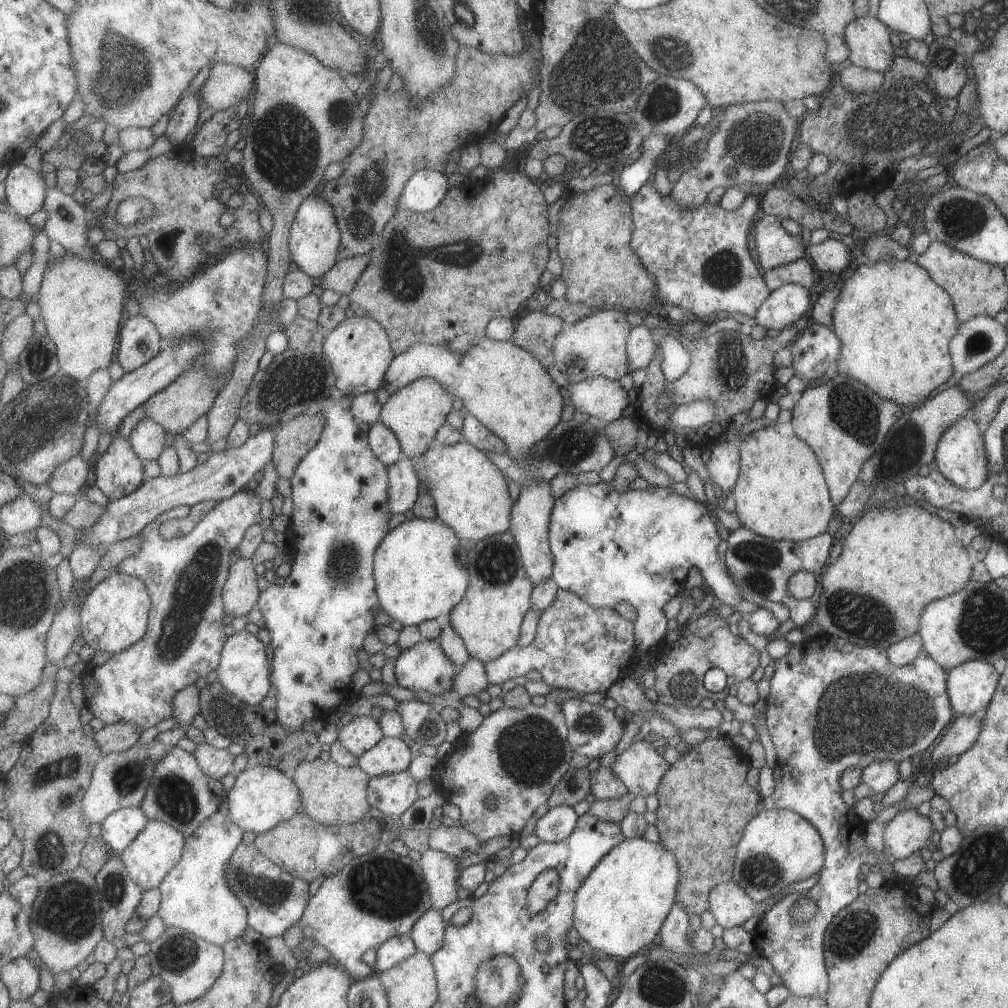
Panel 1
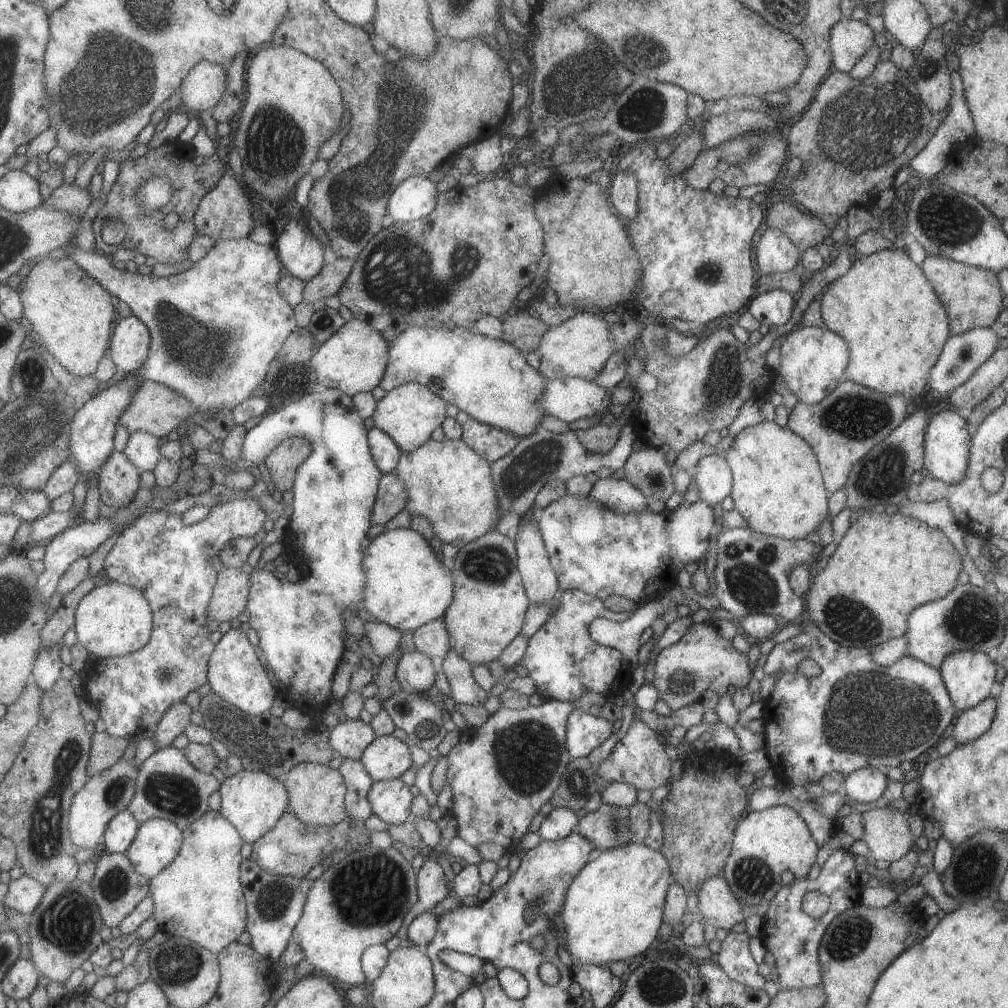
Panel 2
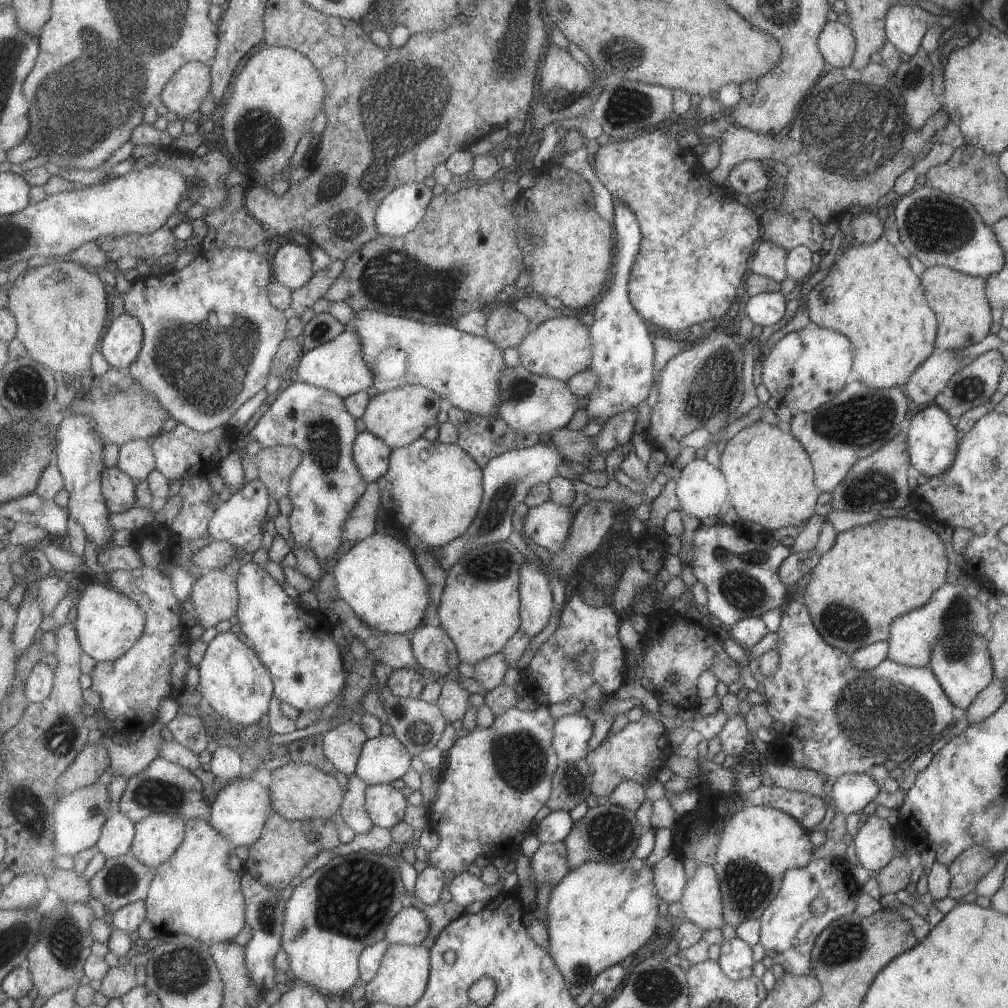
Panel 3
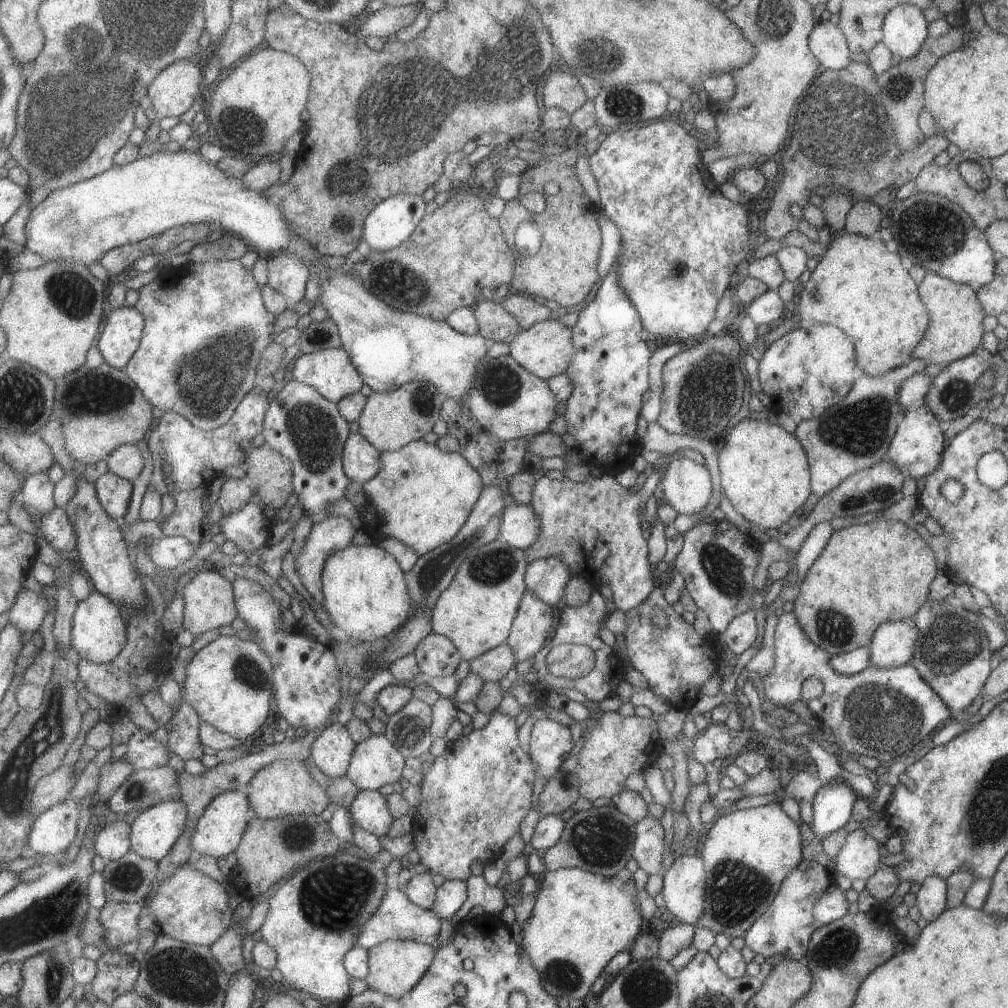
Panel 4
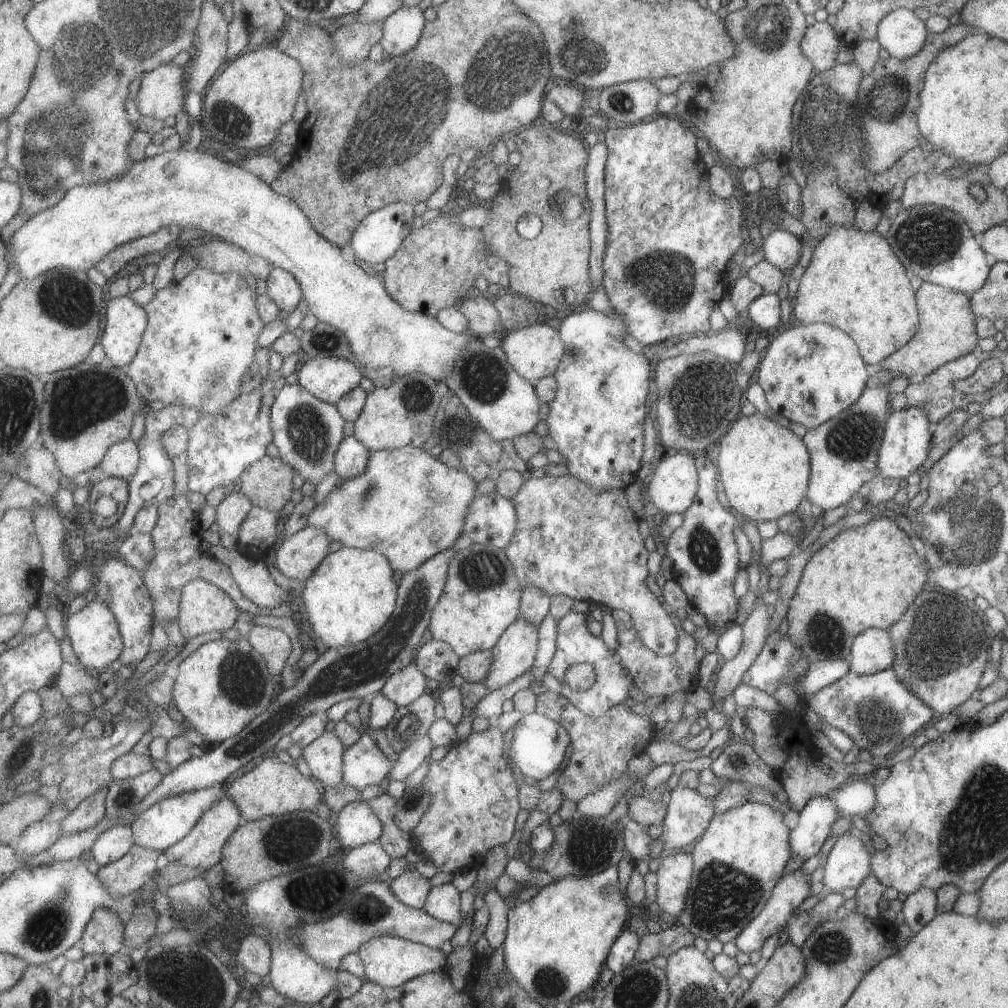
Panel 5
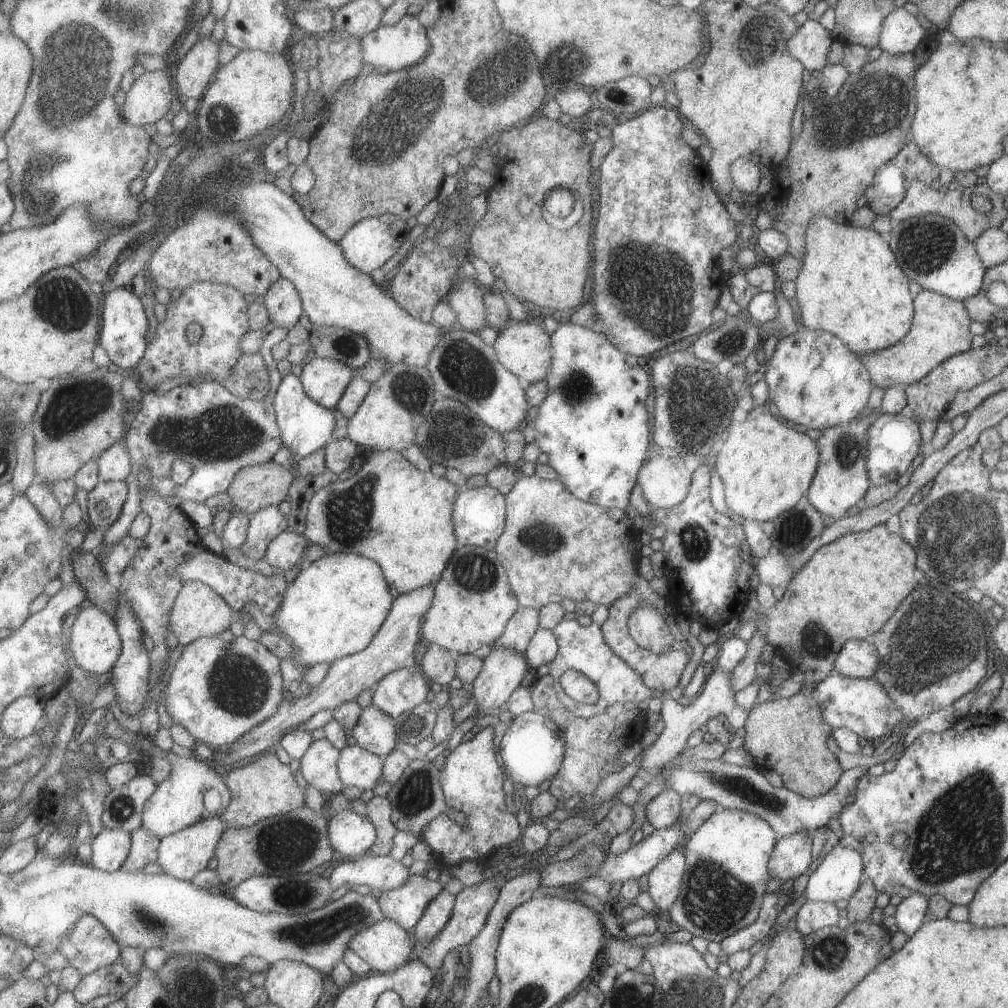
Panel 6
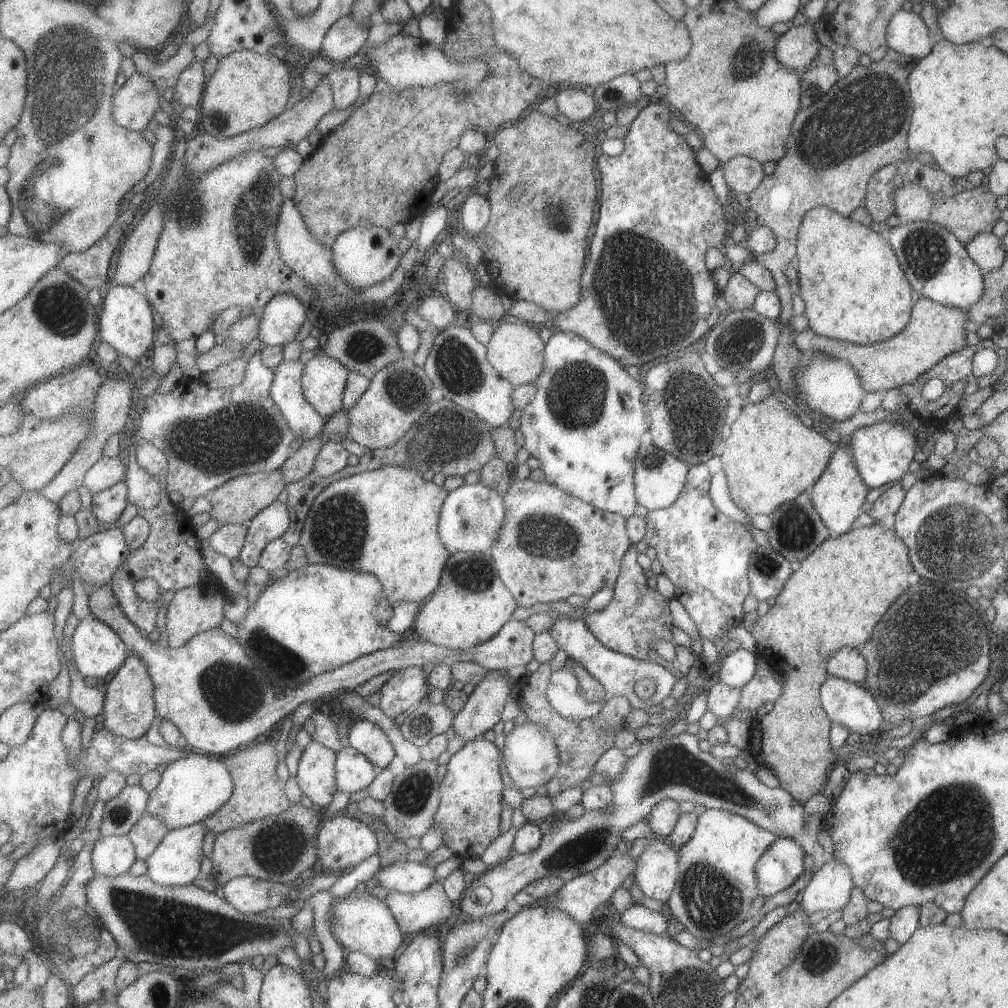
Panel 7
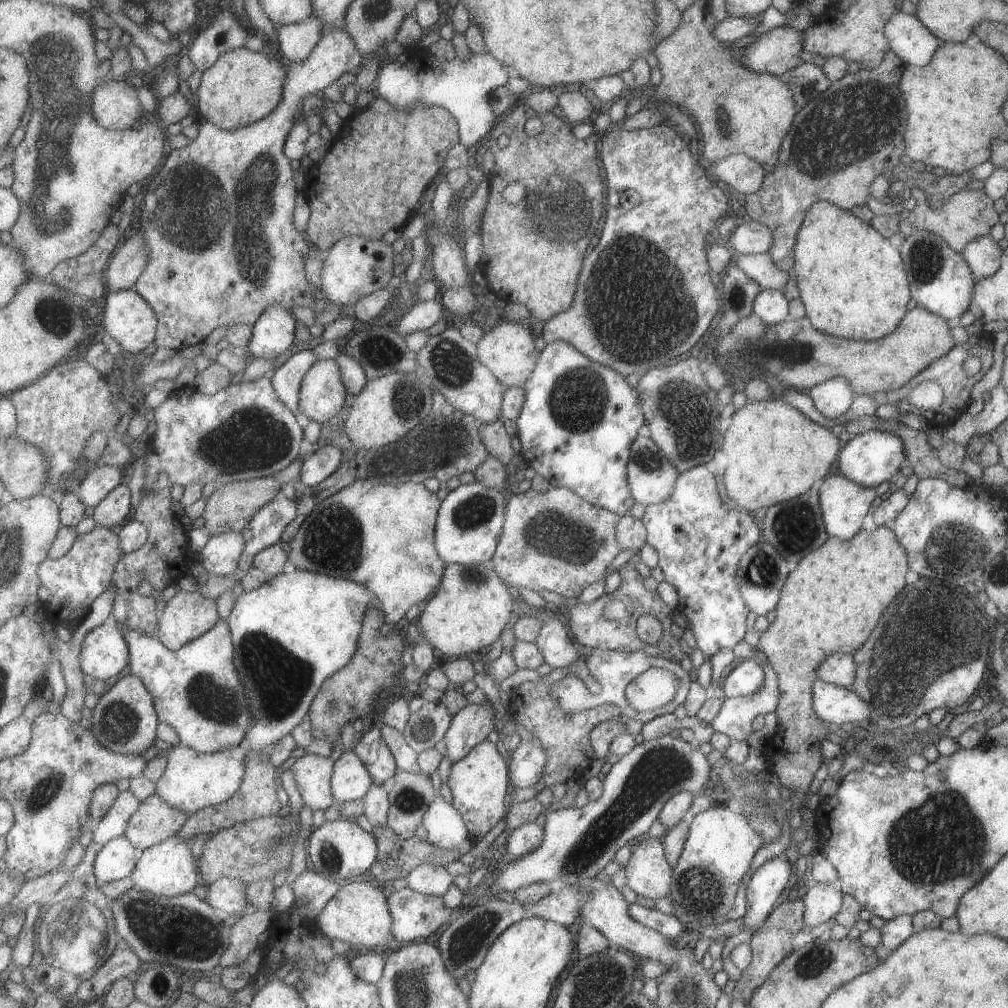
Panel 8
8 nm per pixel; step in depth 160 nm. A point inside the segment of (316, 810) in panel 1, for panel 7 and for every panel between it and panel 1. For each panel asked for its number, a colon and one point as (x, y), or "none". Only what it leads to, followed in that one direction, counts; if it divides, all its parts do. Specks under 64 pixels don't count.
2: (318, 792)
3: (301, 792)
4: (283, 788)
5: (273, 787)
6: (265, 788)
7: (259, 792)

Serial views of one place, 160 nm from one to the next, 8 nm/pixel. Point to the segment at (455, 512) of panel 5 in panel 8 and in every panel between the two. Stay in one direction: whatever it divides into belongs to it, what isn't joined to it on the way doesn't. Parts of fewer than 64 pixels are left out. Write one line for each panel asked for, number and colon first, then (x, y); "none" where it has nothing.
6: (402, 517)
7: (385, 522)
8: (383, 536)

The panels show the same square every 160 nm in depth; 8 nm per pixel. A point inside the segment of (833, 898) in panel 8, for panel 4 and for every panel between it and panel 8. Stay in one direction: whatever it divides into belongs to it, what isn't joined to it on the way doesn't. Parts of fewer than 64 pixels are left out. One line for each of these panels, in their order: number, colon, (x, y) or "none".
4: (858, 857)
5: (846, 865)
6: (839, 874)
7: (828, 889)

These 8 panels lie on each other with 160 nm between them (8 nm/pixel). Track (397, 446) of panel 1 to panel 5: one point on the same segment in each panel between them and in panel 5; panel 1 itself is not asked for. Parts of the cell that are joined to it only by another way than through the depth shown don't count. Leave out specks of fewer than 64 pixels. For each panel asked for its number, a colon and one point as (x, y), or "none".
2: (388, 453)
3: (372, 454)
4: (362, 461)
5: (352, 459)

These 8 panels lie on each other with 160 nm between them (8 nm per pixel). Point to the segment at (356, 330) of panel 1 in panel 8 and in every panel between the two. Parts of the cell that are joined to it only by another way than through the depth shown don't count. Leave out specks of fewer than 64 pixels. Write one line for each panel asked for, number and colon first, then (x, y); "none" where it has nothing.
2: (355, 359)
3: (339, 366)
4: (333, 373)
5: (331, 378)
6: (326, 380)
7: (325, 379)
8: (323, 394)

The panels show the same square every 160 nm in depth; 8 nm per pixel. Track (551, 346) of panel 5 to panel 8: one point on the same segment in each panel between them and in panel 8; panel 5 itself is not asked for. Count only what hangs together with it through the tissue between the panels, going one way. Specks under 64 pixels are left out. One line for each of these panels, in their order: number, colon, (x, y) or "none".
6: (525, 348)
7: (516, 350)
8: (509, 350)

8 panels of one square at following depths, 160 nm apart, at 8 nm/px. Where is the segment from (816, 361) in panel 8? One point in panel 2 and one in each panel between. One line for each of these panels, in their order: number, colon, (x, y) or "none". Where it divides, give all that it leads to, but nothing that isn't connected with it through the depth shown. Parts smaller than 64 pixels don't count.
2: (971, 296)
3: (959, 301)
4: (954, 329)
5: (946, 330)
6: (940, 325)
7: (934, 330)

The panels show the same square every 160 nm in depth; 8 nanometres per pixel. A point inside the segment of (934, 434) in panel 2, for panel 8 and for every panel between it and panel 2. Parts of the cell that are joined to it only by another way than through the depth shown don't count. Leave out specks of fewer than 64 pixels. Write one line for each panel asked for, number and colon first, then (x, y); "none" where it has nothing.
3: (931, 439)
4: (916, 446)
5: (905, 442)
6: (893, 441)
7: (881, 452)
8: (872, 457)

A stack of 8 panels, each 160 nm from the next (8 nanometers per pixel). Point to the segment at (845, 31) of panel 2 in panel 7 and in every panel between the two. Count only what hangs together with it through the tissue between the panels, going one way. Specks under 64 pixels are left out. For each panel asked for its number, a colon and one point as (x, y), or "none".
3: (835, 42)
4: (826, 42)
5: (819, 44)
6: (810, 44)
7: (795, 49)

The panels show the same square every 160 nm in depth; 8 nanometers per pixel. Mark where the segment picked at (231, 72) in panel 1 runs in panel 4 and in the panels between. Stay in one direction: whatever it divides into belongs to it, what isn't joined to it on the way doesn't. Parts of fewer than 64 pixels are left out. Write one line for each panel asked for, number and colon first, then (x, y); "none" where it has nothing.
2: (203, 88)
3: (184, 94)
4: (173, 92)

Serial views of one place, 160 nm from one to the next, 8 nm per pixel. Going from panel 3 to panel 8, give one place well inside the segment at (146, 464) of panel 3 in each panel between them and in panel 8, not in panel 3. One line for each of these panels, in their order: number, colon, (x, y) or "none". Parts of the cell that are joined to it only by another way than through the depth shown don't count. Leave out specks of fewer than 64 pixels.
4: (127, 462)
5: (122, 460)
6: (116, 463)
7: (107, 472)
8: (102, 481)

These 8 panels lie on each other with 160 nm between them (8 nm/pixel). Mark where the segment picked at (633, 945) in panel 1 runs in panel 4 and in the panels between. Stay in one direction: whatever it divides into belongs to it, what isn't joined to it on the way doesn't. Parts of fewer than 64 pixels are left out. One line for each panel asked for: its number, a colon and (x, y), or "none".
2: (613, 909)
3: (601, 913)
4: (580, 920)

